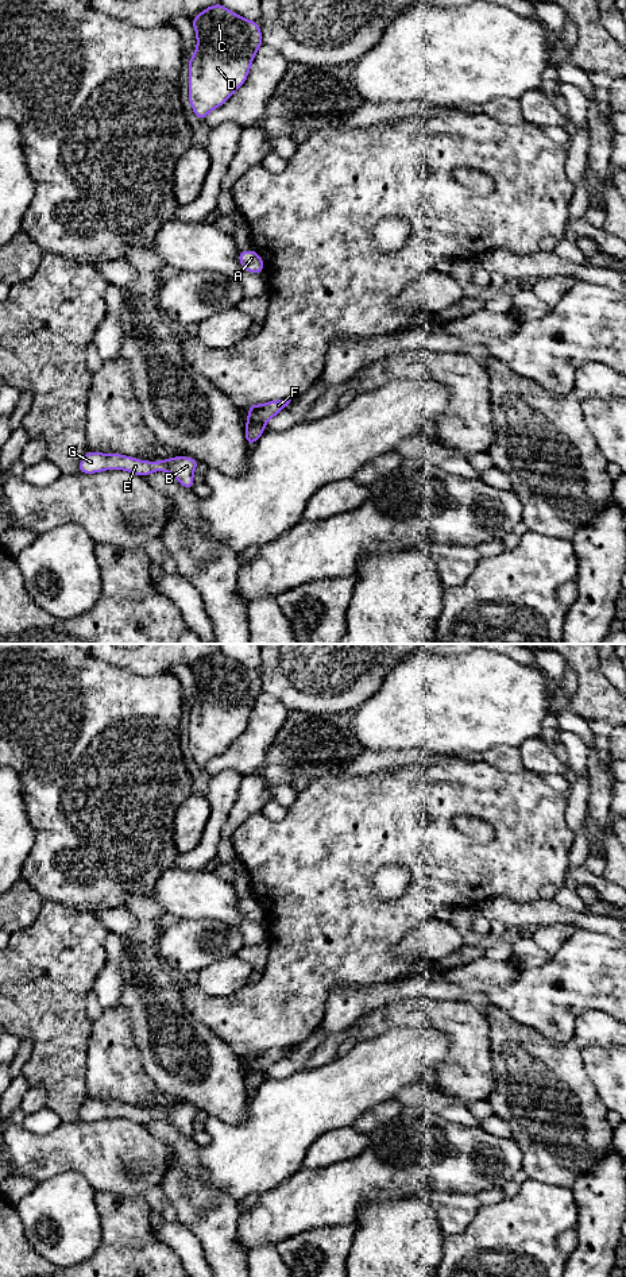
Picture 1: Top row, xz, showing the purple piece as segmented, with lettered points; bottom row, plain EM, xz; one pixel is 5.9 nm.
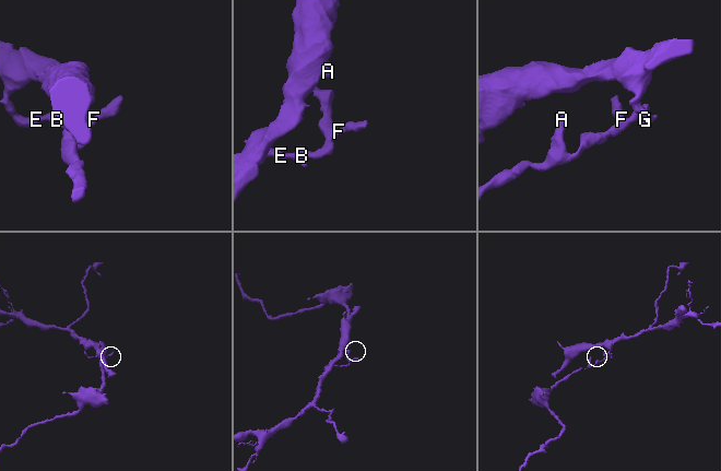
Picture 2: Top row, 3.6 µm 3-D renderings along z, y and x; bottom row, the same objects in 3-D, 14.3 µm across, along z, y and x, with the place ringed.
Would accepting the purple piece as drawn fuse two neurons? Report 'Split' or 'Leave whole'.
Split

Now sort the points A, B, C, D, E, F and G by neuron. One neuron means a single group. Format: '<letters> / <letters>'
A F / B C D E G

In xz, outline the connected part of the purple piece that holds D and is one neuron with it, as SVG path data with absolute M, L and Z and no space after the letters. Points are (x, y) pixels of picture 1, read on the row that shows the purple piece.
M221 3L205 8L194 16L197 47L189 58L189 103L198 120L225 104L228 99L246 82L256 51L263 45L260 24L251 22Z

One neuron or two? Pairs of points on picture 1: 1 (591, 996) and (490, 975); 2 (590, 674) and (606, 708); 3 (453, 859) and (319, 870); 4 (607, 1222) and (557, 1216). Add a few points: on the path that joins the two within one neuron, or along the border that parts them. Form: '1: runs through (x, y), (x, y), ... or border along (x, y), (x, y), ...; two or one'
1: border along (521, 971), (503, 987), (493, 987), (482, 980); two
2: runs through (591, 682), (594, 695), (598, 699); one
3: runs through (420, 855), (352, 855); one
4: border along (571, 1191), (578, 1212), (575, 1227); two

